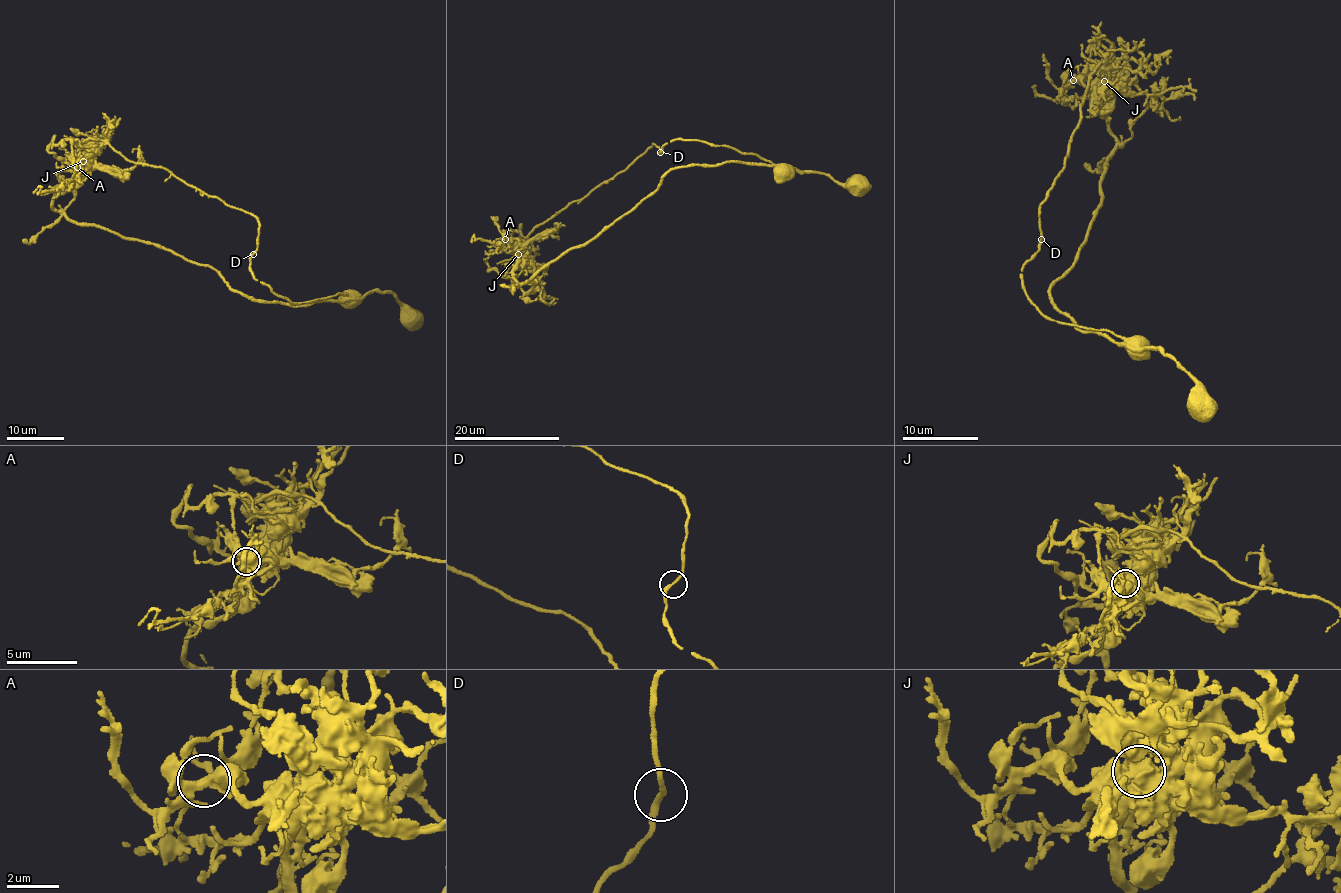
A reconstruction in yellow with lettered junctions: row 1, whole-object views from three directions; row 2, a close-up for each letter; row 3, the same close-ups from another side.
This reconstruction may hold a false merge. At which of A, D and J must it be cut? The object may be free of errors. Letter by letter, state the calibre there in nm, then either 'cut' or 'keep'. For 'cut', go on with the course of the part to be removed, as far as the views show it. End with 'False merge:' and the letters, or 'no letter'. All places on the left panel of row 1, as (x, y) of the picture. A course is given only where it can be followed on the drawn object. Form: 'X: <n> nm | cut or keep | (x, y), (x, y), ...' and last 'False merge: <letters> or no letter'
A: 320 nm | keep
D: 200 nm | keep
J: 850 nm | cut | (83, 162), (102, 141), (168, 170), (257, 220), (255, 279), (294, 303), (342, 293), (352, 303)
False merge: J

